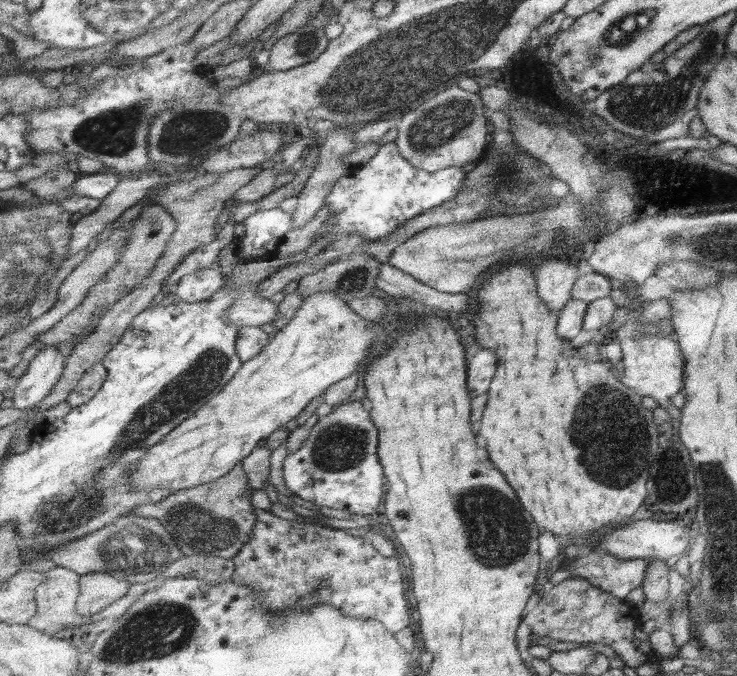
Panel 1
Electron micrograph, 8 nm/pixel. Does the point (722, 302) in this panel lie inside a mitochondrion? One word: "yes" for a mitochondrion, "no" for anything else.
no

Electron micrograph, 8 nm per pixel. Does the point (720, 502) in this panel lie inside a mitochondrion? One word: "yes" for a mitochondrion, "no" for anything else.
yes

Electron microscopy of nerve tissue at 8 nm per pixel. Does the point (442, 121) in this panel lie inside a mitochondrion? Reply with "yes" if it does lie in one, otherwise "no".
yes

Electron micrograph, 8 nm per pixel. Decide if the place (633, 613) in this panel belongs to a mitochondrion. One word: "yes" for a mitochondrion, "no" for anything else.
no

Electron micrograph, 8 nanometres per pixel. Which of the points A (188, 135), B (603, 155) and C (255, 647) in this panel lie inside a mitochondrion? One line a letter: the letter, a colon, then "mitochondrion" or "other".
A: mitochondrion
B: other
C: other

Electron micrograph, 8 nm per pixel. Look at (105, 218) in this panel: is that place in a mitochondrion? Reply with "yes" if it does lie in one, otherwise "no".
no

